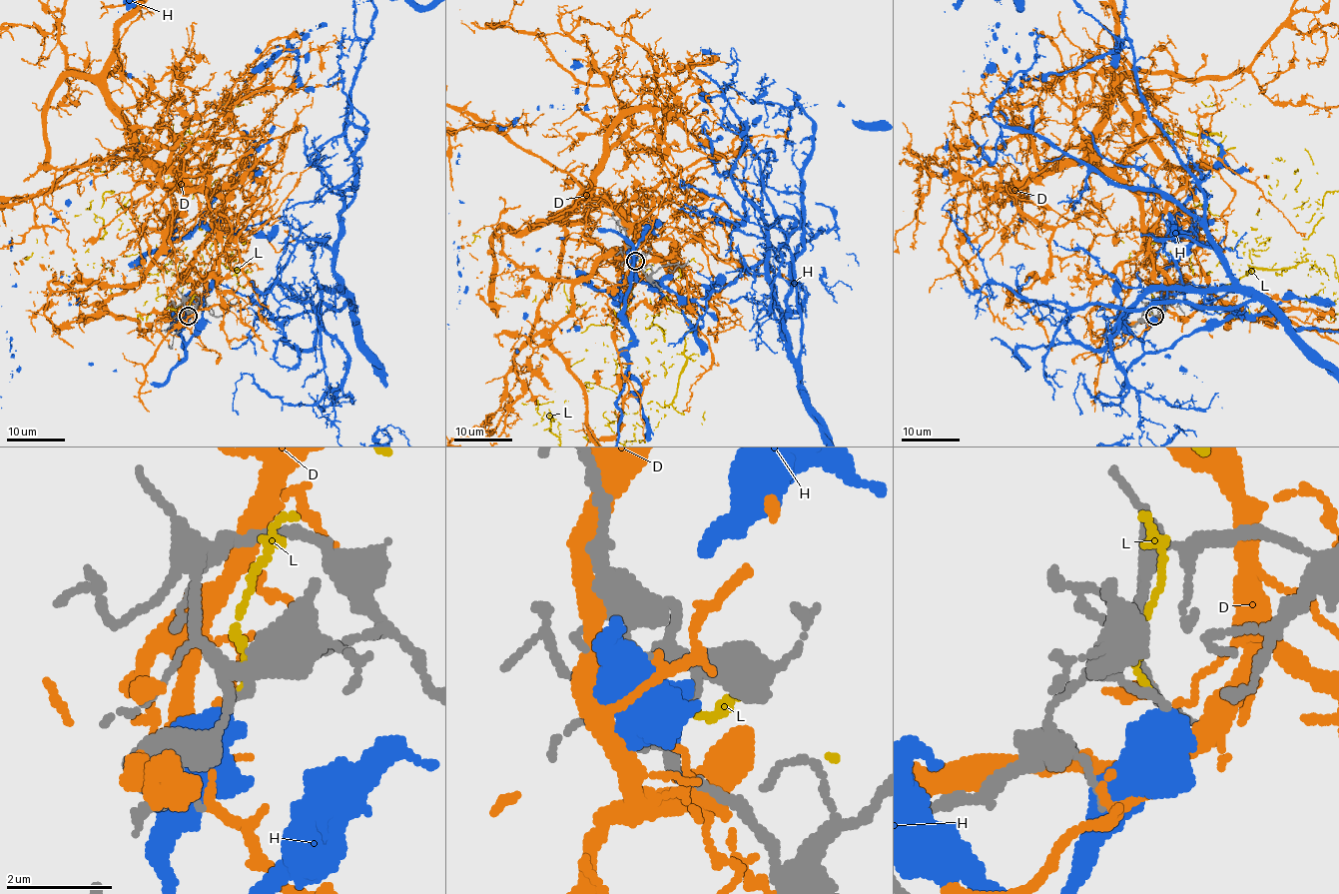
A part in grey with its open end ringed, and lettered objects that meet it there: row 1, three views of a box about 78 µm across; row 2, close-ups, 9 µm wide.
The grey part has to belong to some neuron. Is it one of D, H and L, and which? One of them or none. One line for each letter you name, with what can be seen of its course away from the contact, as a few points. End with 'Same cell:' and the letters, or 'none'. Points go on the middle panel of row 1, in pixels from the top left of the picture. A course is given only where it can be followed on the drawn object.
Same cell: none

